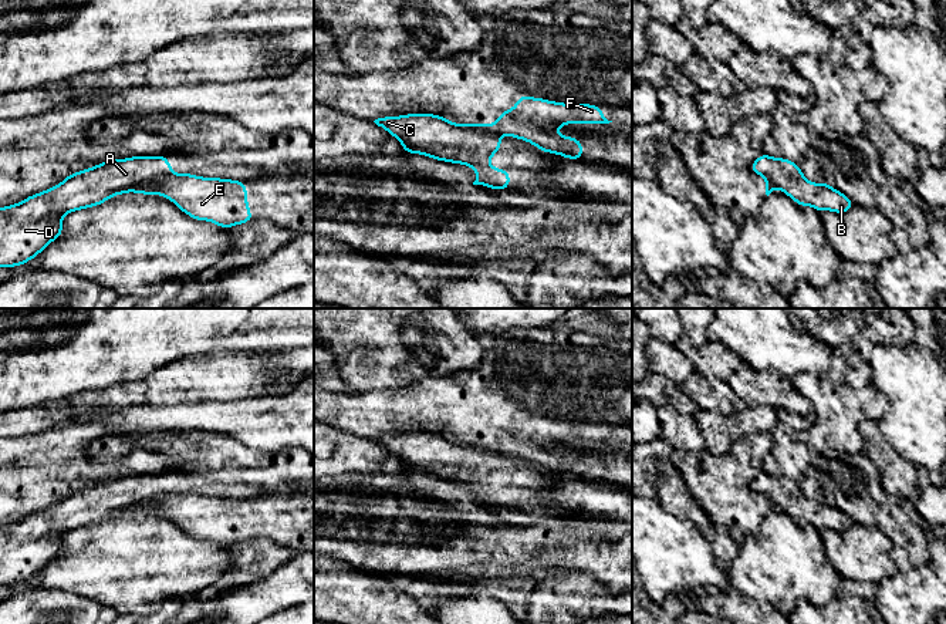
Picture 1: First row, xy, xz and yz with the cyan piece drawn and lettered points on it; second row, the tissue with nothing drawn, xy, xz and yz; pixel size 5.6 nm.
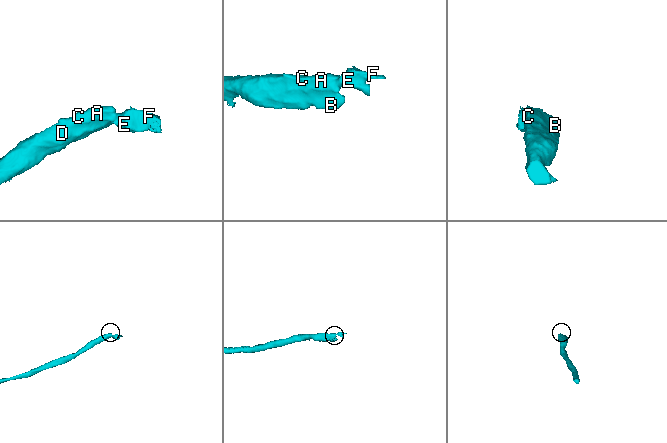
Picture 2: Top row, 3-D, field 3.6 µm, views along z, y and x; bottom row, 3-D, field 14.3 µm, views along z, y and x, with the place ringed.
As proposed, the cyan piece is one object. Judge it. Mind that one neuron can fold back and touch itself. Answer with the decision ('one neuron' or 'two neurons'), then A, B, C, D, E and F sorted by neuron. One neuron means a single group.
two neurons; A B C D / E F

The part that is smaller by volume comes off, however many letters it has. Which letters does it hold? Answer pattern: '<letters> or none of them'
E, F

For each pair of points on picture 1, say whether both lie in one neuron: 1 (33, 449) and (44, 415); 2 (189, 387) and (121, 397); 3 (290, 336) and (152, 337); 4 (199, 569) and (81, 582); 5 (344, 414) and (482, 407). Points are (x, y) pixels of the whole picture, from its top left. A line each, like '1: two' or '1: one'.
1: two
2: one
3: one
4: one
5: one

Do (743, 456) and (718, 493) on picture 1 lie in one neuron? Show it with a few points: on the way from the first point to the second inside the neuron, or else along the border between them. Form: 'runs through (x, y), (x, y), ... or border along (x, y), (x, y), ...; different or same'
runs through (740, 465), (720, 485); same

